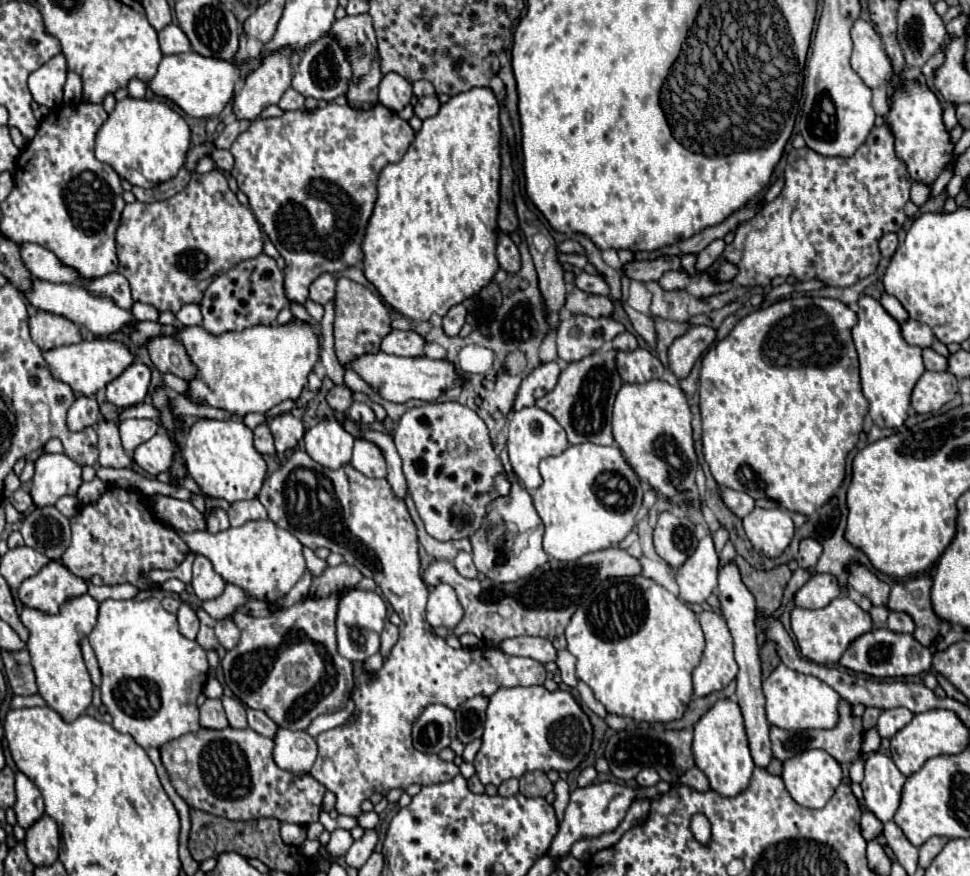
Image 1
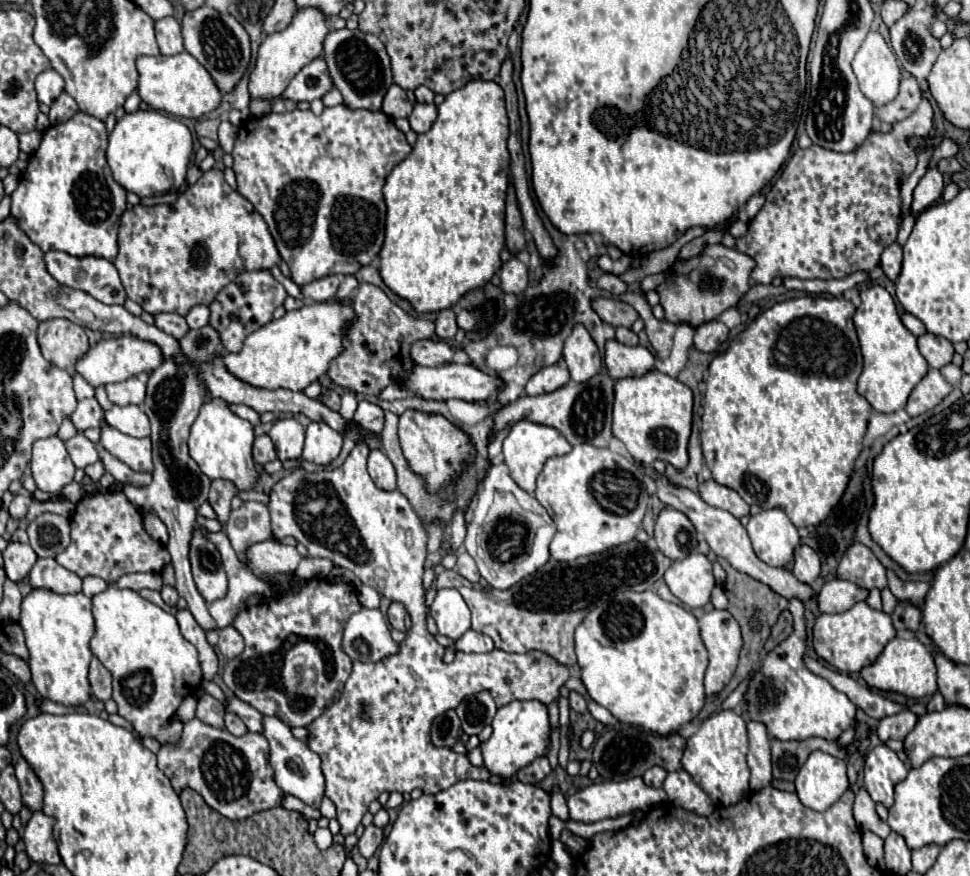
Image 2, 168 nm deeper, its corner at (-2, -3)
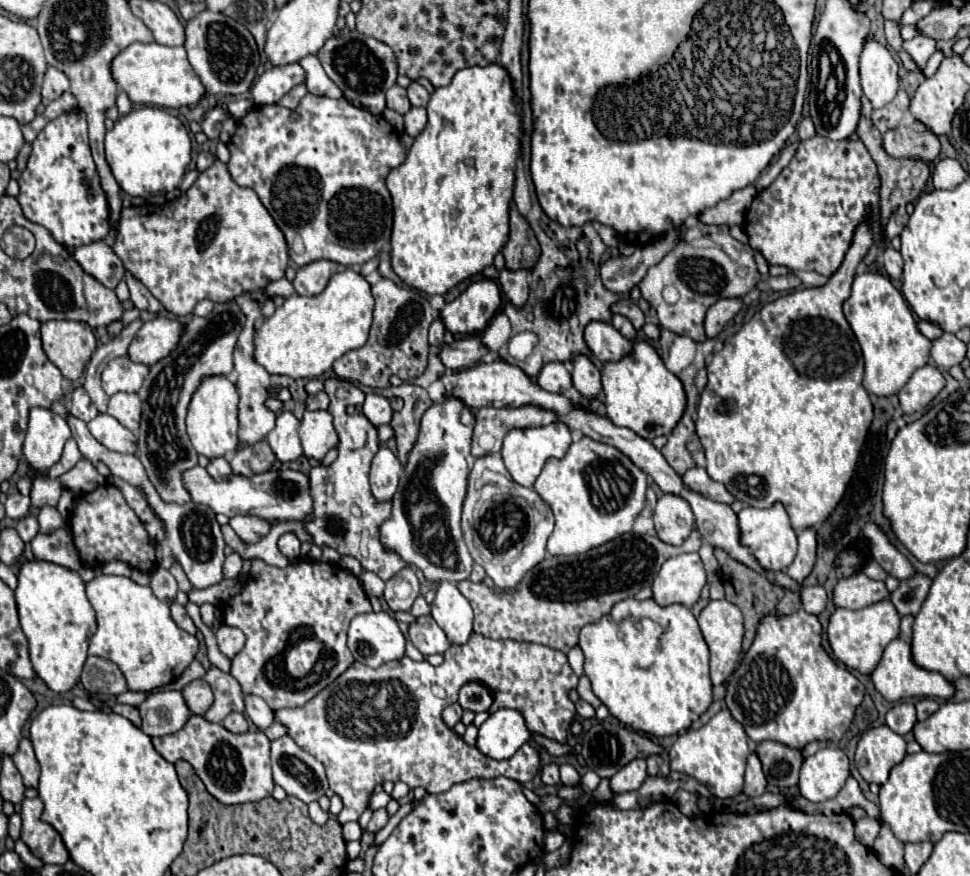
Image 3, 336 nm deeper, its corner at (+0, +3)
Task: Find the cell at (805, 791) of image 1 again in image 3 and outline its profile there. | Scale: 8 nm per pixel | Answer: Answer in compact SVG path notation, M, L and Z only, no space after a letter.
M824 747L802 763L800 795L808 801L828 801L838 795L850 777L850 761L838 747Z

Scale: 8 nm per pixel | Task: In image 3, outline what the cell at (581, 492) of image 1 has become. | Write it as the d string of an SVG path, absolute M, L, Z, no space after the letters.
M582 437L578 441L574 441L566 453L564 459L550 459L540 477L534 483L534 491L538 491L538 495L550 505L554 517L556 517L556 527L552 531L552 535L548 537L548 553L550 555L578 555L578 553L586 553L594 547L600 547L602 543L608 543L624 533L632 531L632 523L634 519L640 515L642 507L644 507L644 493L648 489L648 475L638 469L622 451L598 443L590 437Z

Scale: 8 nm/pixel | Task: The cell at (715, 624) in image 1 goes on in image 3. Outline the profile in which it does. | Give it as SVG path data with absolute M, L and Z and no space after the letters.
M726 599L722 601L710 601L702 613L698 615L698 625L704 633L704 639L710 649L710 679L714 685L722 685L734 671L734 667L740 661L742 653L742 637L744 637L744 625L742 625L742 613L738 607L728 603Z

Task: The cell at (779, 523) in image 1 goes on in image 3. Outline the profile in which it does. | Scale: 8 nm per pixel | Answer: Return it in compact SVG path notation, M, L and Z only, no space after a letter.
M774 503L768 509L744 507L738 513L740 527L740 543L750 549L756 563L766 571L786 571L796 555L796 533L790 527L790 519L782 503Z

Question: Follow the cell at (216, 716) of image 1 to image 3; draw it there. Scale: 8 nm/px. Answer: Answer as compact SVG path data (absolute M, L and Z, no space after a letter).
M196 679L196 681L188 683L182 689L182 695L184 695L188 709L196 715L202 715L202 711L206 711L206 707L210 707L210 703L214 701L210 685L204 679Z

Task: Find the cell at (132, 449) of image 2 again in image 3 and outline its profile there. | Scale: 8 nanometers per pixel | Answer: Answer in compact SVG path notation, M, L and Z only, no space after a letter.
M100 413L92 421L88 421L88 429L92 437L110 451L116 451L116 453L134 453L136 451L136 435L132 431L126 431L126 427L122 427L110 415Z

